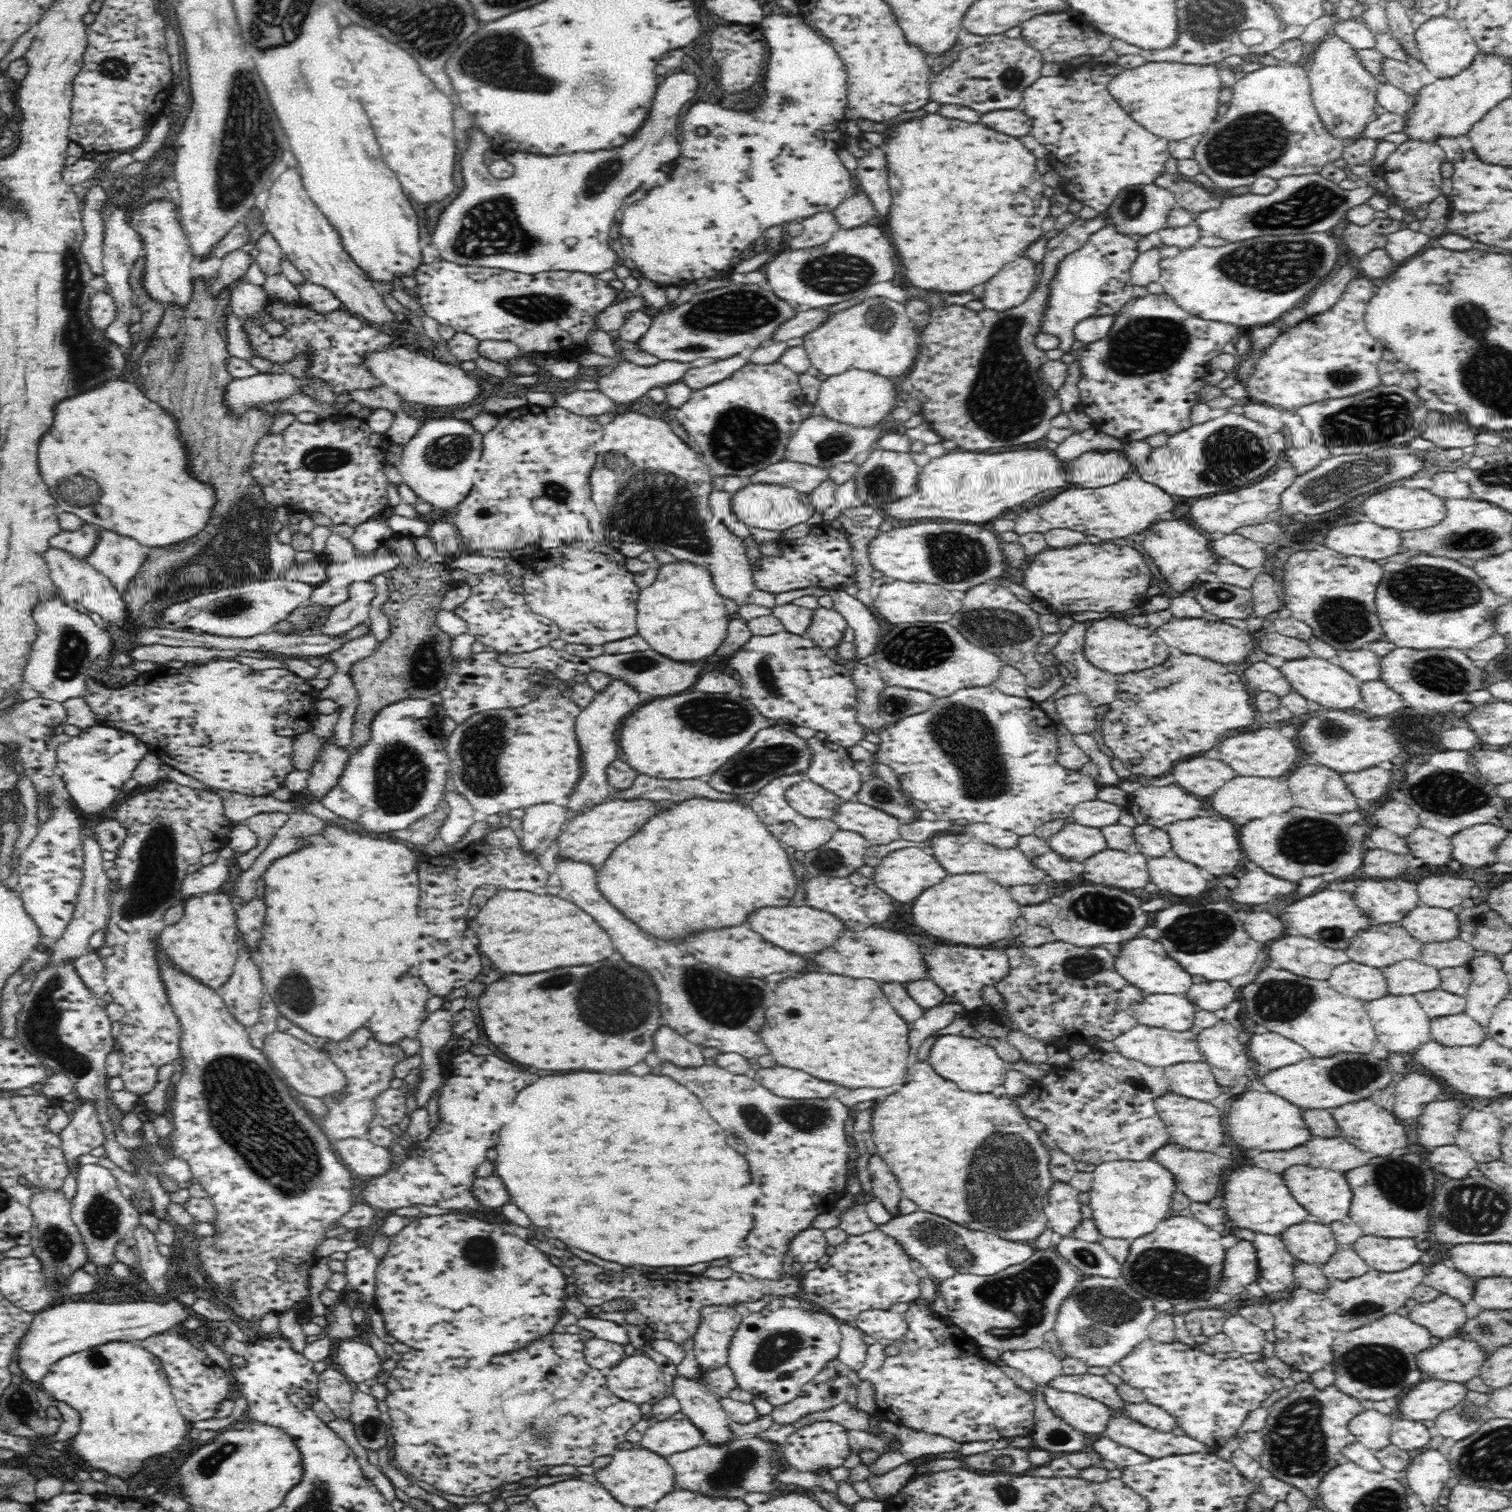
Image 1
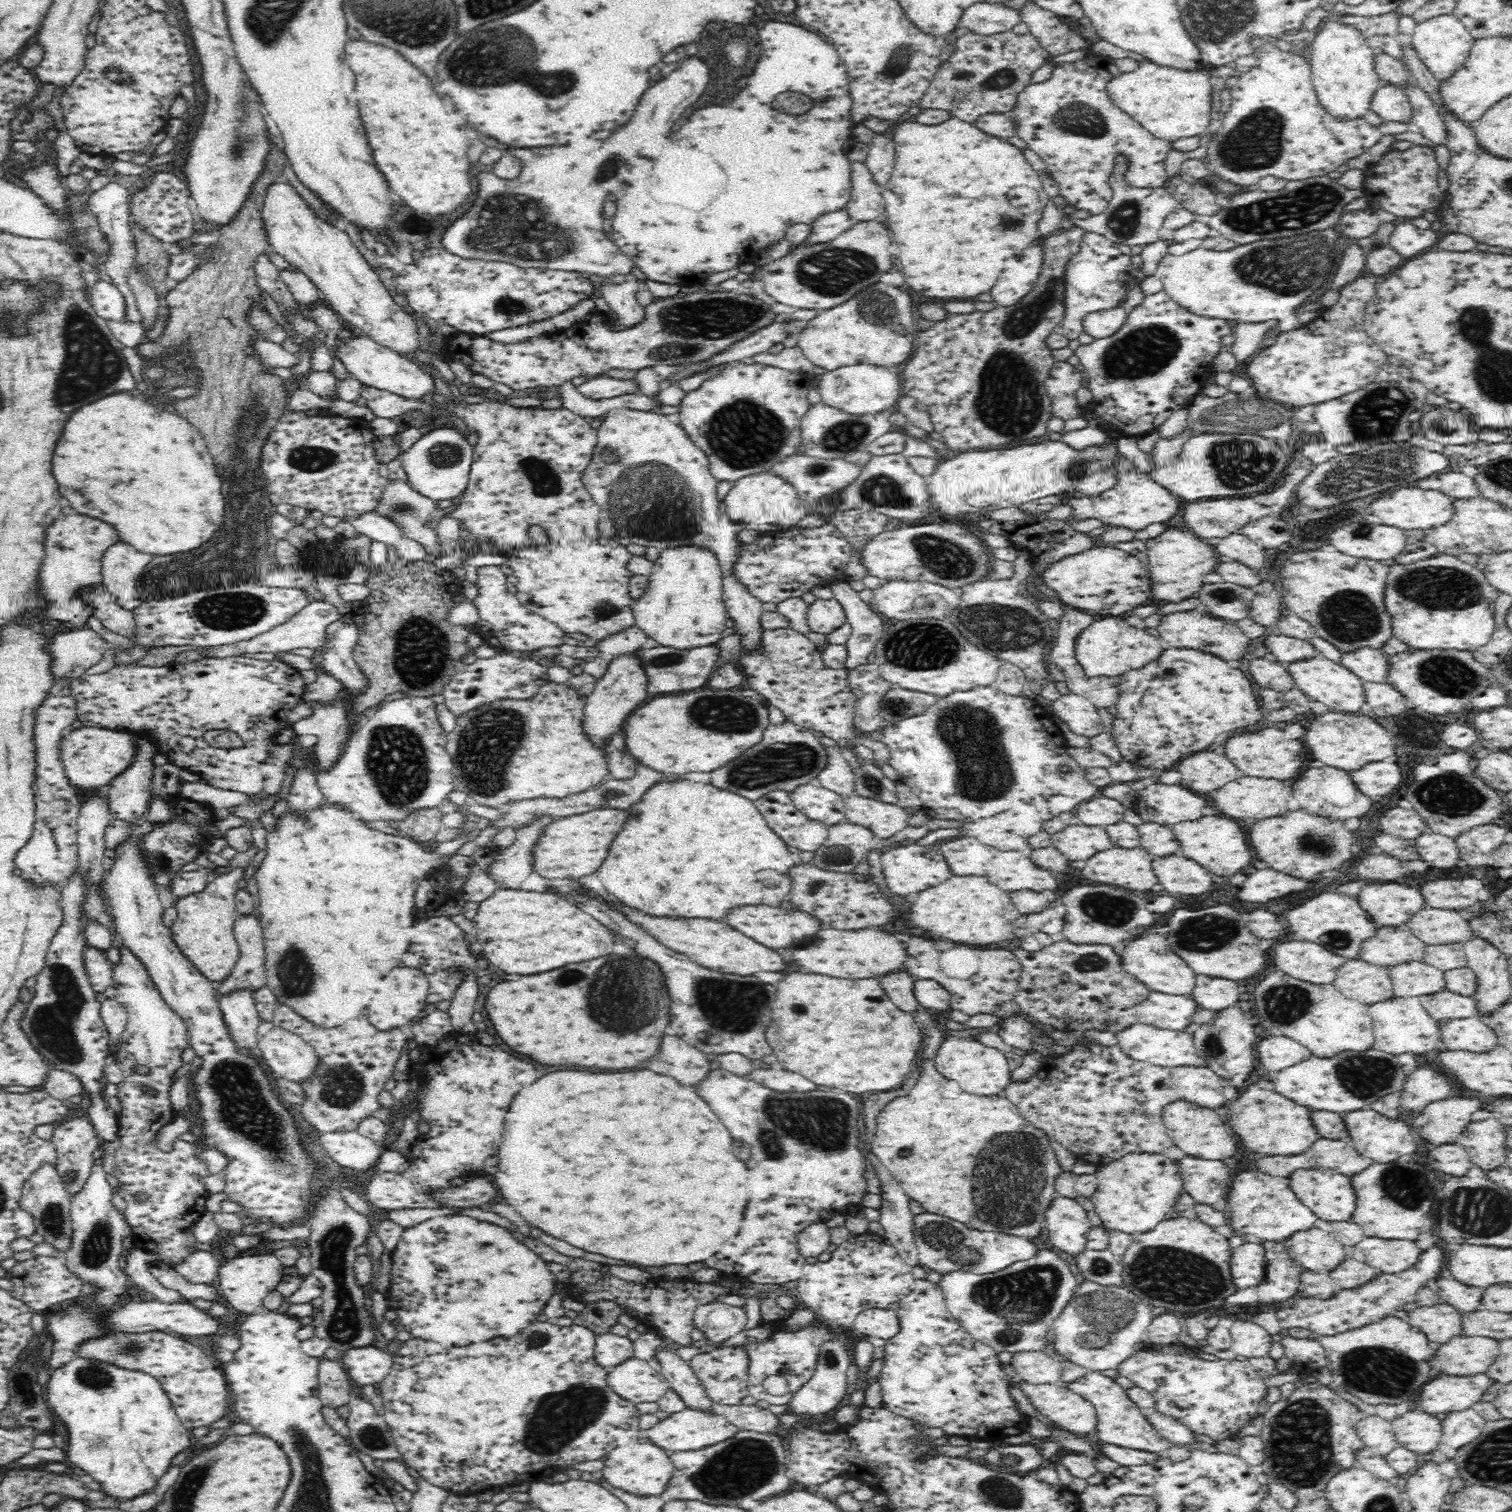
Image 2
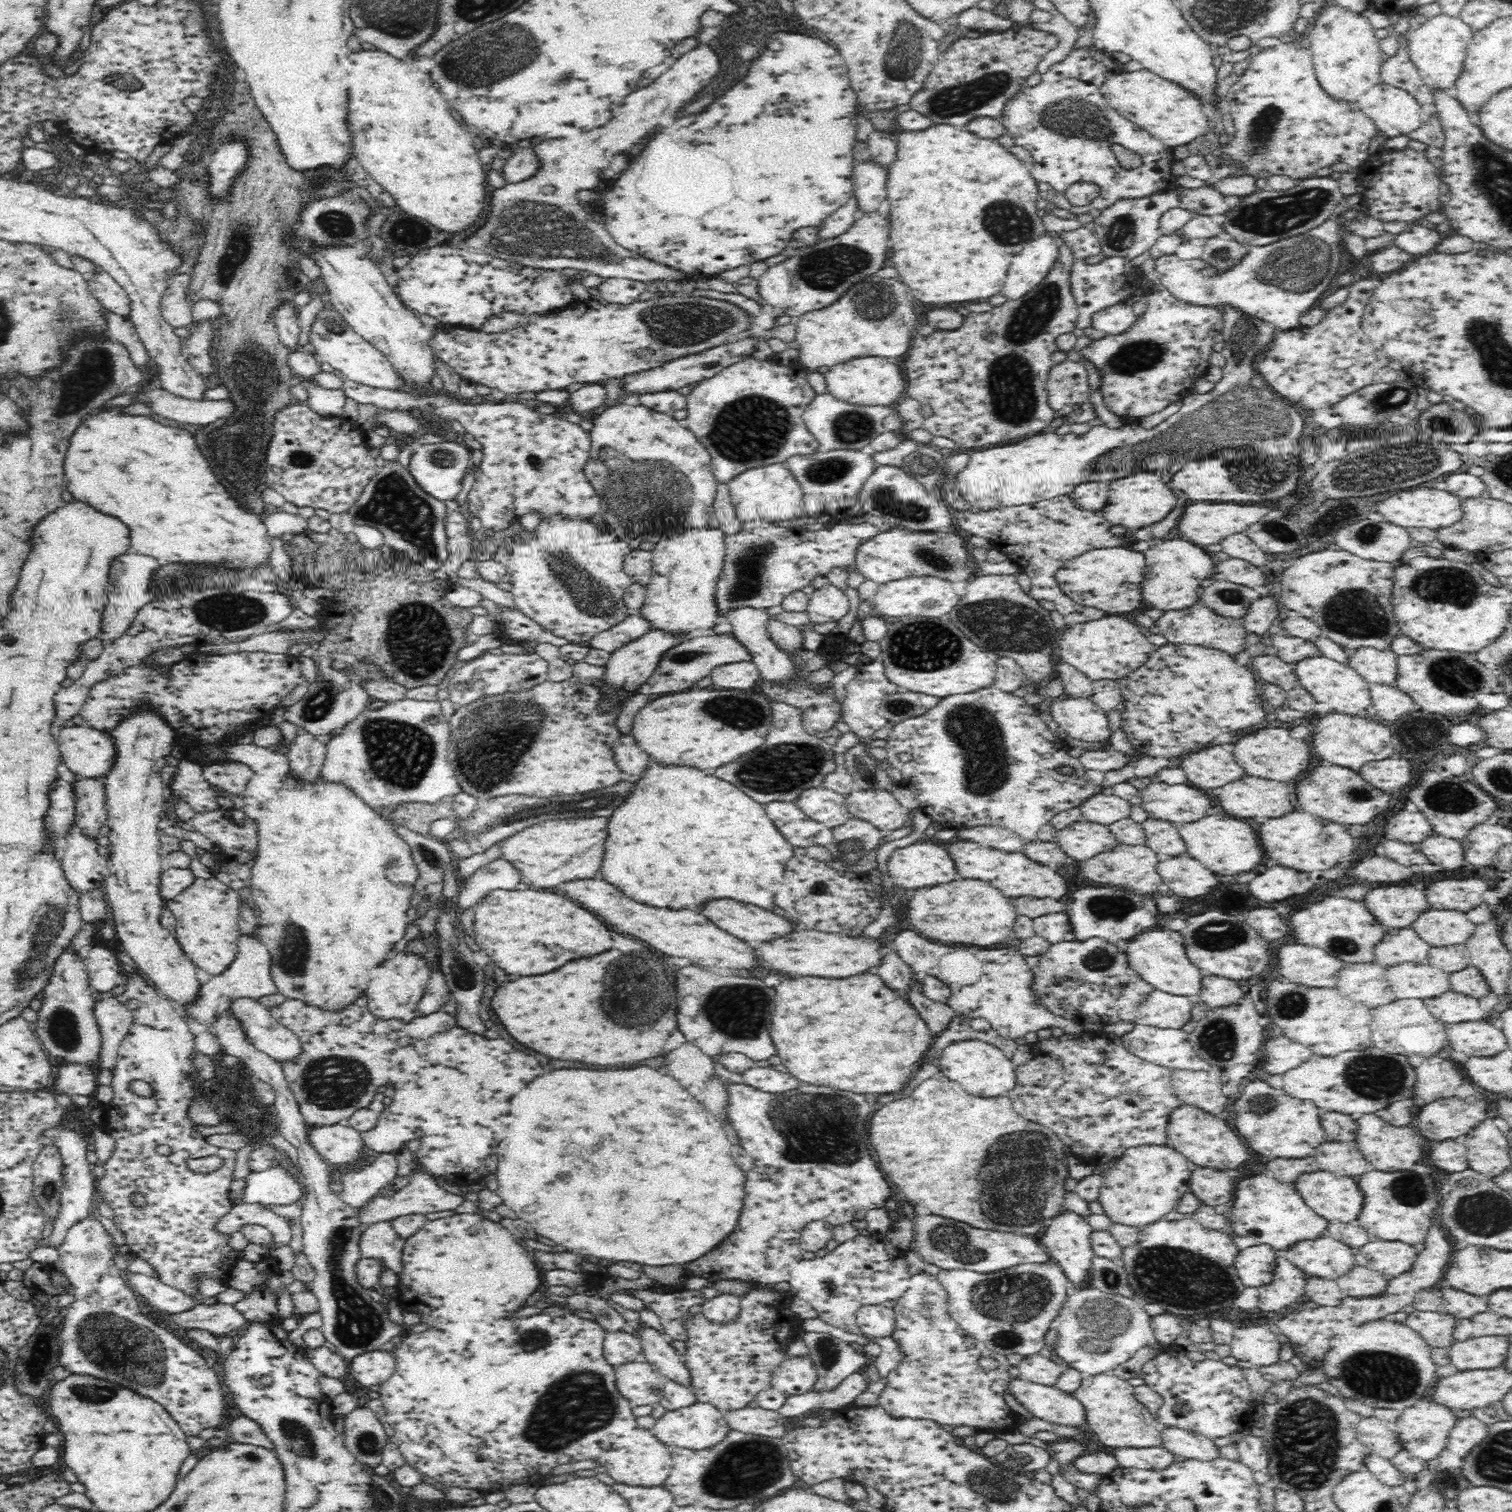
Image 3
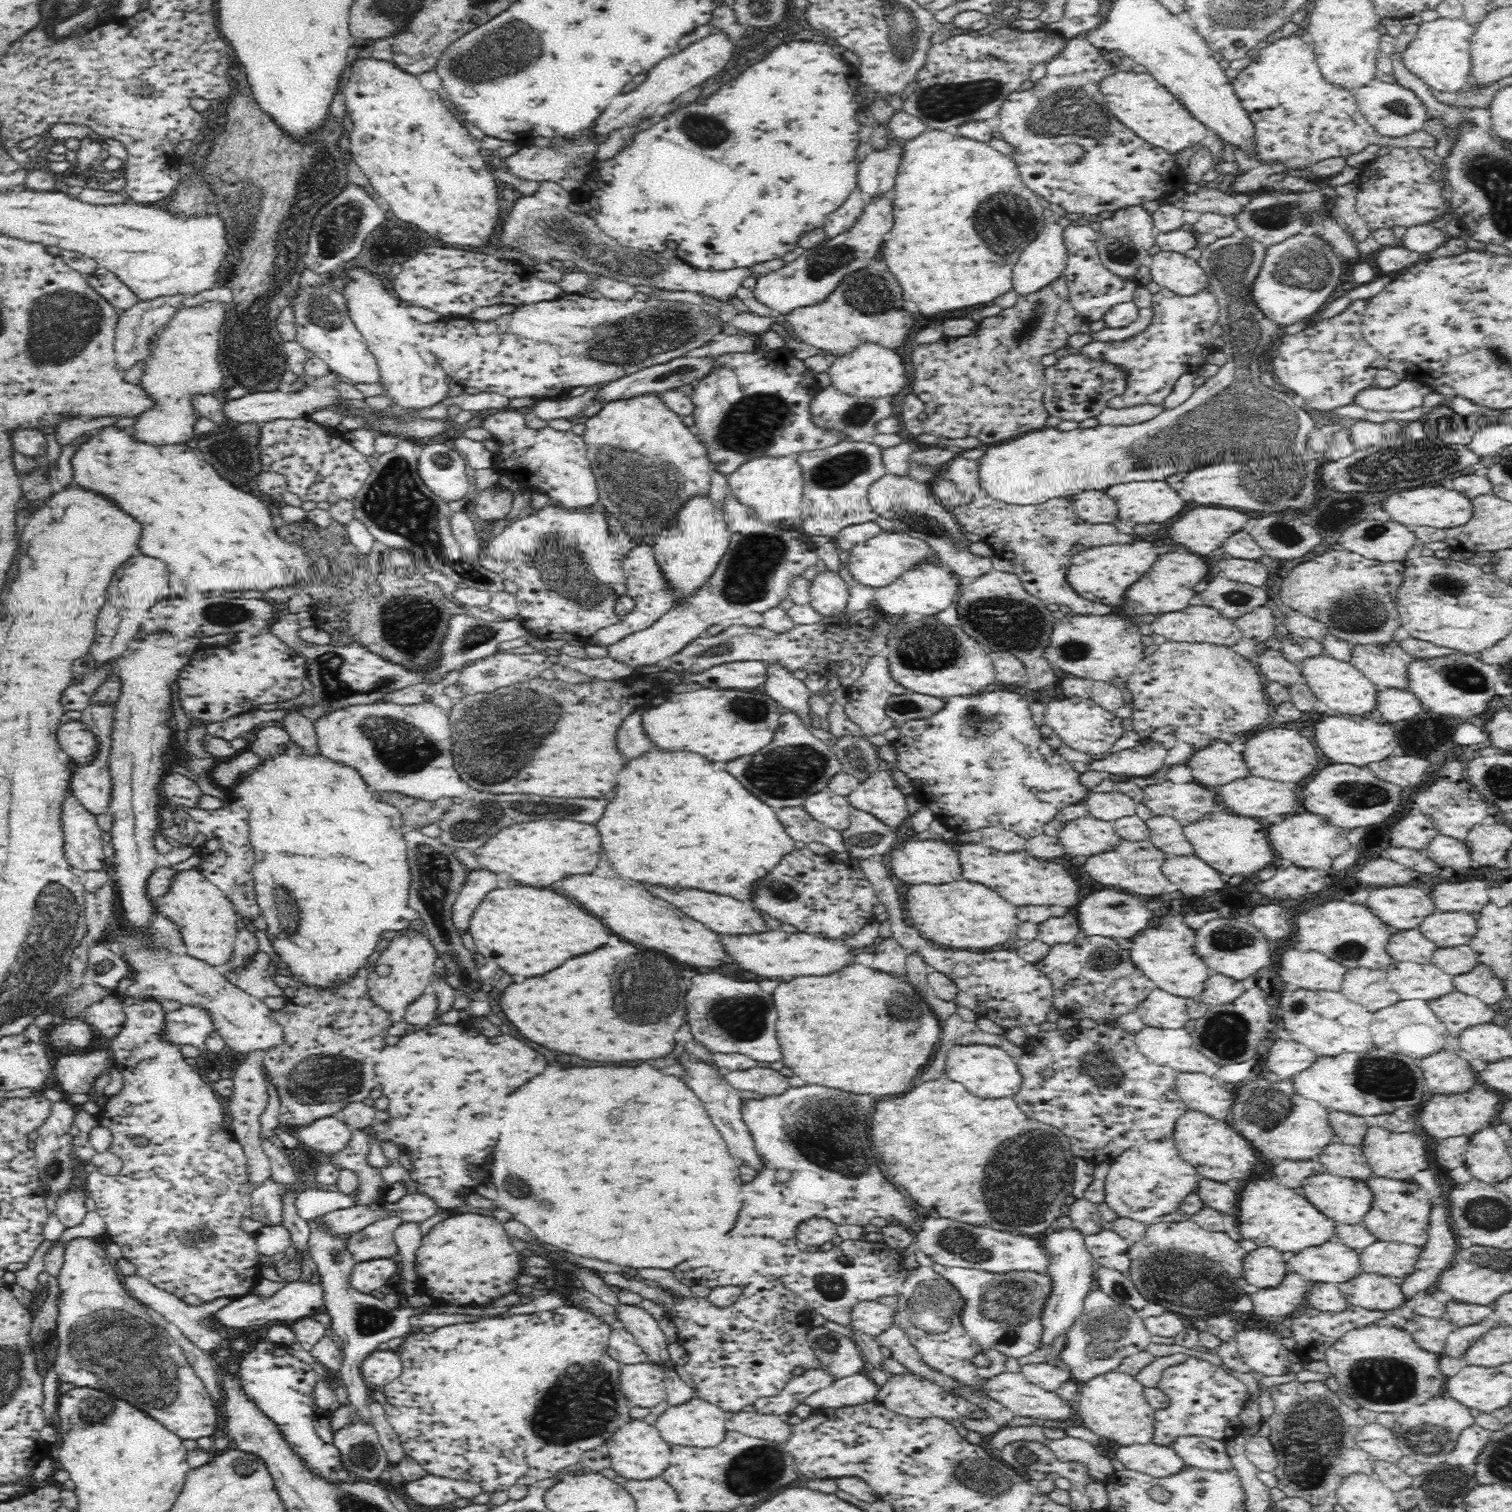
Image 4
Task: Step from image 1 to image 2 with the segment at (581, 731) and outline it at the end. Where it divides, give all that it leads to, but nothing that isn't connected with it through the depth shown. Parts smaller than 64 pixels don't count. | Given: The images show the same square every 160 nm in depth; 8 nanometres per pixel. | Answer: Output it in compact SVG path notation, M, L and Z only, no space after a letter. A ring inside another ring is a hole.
M638 651L624 653L623 655L609 659L609 666L602 678L597 680L593 691L587 696L584 708L584 724L586 732L594 740L602 742L611 741L611 736L624 727L624 720L636 708L646 700L646 688L648 675L644 671L643 660Z

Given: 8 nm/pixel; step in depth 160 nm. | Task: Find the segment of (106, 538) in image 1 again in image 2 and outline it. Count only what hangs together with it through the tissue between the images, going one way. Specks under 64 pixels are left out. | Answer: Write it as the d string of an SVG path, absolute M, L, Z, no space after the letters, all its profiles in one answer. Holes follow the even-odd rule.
M126 543L115 544L114 547L108 548L104 552L102 559L102 576L104 579L105 589L120 603L122 608L126 610L133 610L142 602L139 598L139 594L136 591L137 580L140 578L141 574L144 572L146 566L150 564L153 555L148 553L140 552L136 550L132 545Z

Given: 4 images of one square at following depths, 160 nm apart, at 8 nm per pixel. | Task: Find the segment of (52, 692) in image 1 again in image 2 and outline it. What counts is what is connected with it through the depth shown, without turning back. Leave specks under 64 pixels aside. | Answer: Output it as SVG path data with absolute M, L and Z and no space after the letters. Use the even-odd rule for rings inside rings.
M90 627L56 636L50 646L55 660L52 668L56 675L55 680L83 676L88 668L99 662L110 646Z

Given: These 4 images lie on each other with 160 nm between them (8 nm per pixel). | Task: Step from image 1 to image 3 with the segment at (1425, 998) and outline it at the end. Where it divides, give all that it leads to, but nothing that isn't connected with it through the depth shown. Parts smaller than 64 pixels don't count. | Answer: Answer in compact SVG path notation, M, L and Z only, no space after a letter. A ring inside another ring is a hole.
M1445 992L1436 998L1426 998L1424 1004L1439 1021L1445 1024L1482 1021L1489 1018L1489 1013L1482 1010L1480 1000L1473 996L1454 992ZM1488 1016L1488 1018L1486 1018Z

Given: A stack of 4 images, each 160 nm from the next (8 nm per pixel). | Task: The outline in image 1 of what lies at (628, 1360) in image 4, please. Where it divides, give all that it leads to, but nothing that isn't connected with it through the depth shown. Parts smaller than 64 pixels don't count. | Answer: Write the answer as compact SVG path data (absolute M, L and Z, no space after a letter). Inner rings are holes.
M596 1336L585 1342L584 1354L588 1364L601 1371L610 1370L627 1358L623 1344Z

